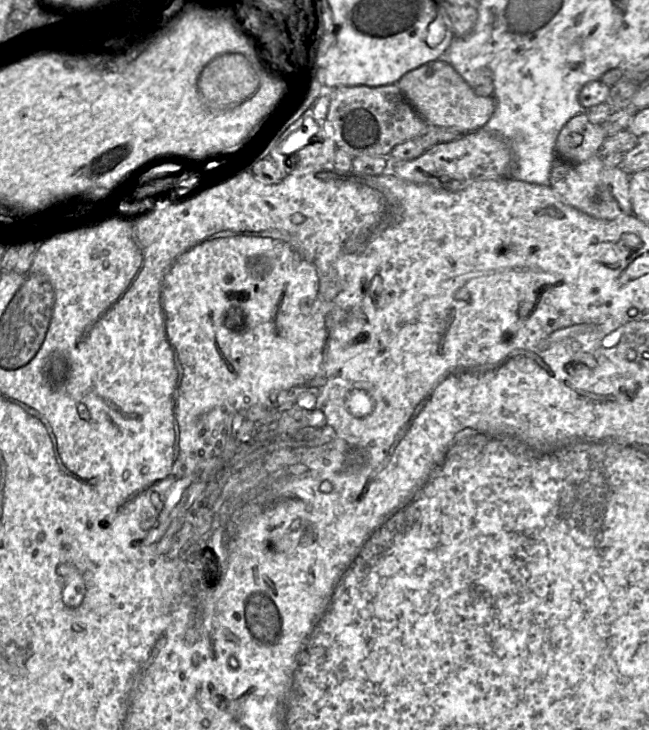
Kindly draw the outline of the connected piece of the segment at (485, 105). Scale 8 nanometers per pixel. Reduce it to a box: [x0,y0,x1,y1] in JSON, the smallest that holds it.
[397,59,495,133]

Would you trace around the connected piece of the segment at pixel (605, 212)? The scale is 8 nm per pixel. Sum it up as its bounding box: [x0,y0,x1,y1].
[549,154,633,220]

